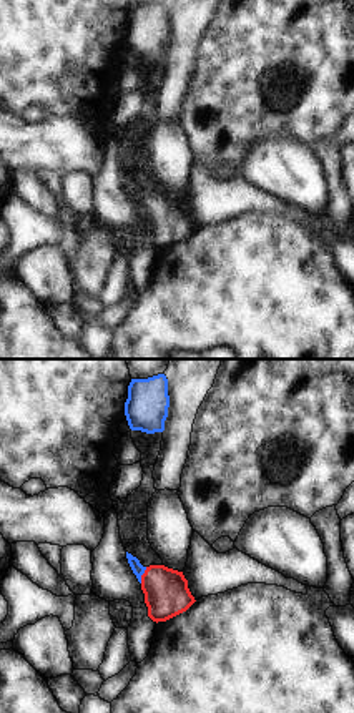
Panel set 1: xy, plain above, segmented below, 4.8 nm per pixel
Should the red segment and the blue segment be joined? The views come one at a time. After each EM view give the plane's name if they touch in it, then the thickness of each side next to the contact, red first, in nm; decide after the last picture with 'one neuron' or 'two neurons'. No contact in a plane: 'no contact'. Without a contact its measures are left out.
xy | 220/60 nm

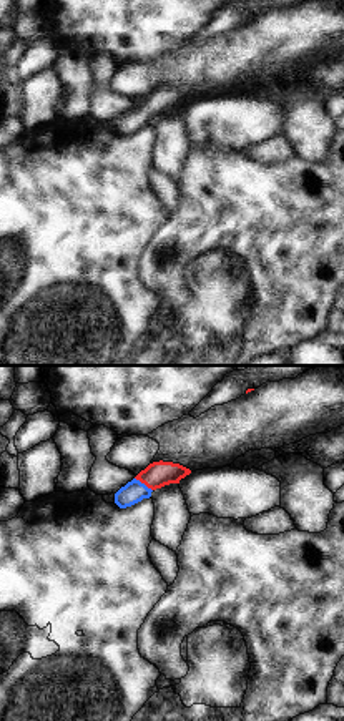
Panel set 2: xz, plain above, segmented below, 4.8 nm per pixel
xz | 130/110 nm

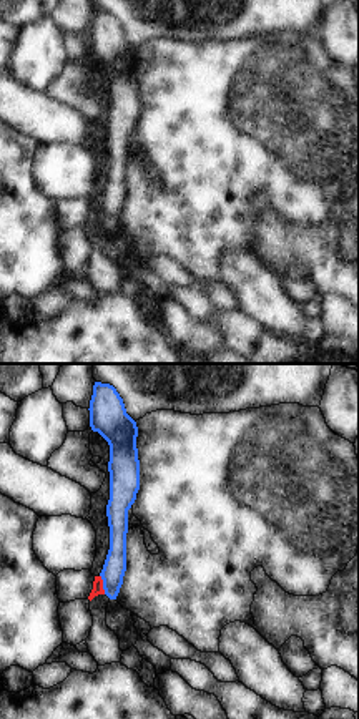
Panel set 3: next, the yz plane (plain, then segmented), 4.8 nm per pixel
yz | 50/110 nm

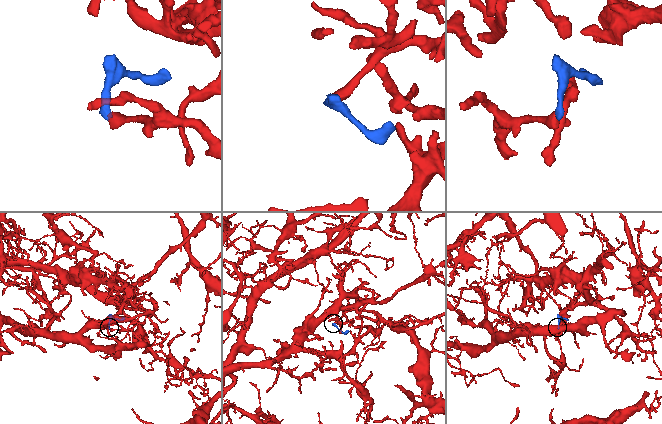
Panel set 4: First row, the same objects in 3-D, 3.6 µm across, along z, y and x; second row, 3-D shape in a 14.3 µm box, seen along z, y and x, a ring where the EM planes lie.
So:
one neuron

